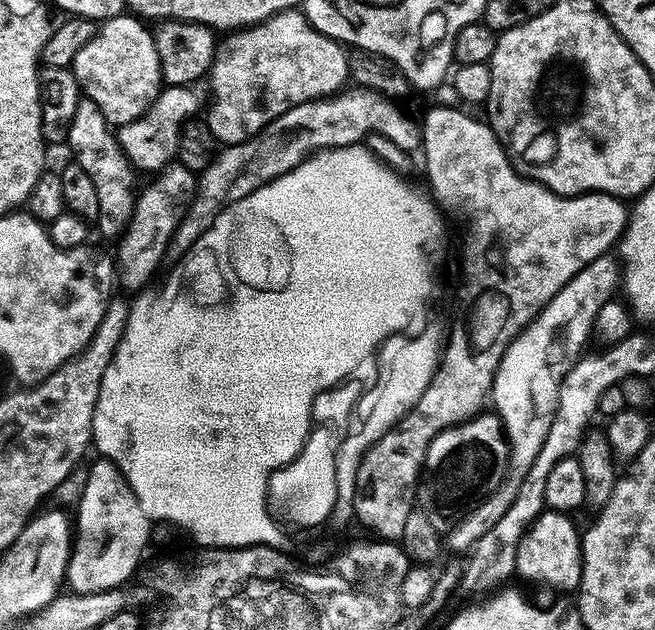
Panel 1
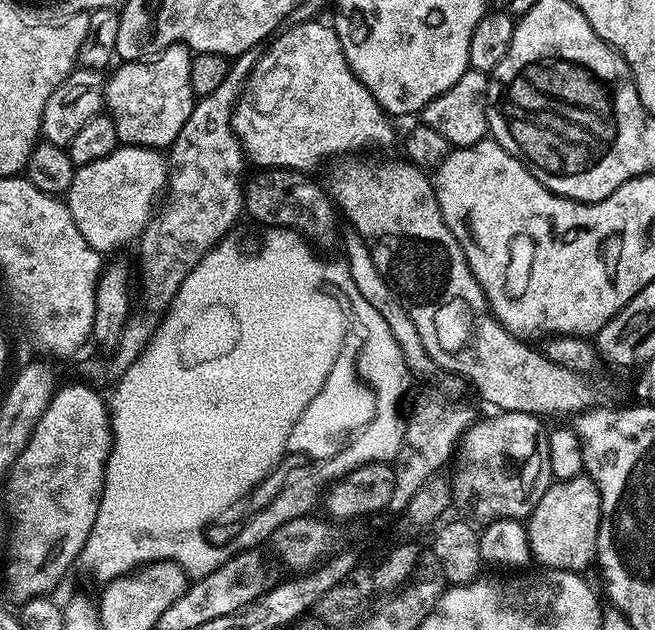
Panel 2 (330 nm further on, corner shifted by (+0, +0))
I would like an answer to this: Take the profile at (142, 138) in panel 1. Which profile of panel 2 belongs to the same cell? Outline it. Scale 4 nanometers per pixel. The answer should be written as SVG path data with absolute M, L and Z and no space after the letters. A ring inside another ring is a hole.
M313 18L296 22L293 28L285 27L263 49L265 52L259 53L232 110L232 131L240 139L245 157L251 163L253 160L257 169L293 168L308 172L326 156L358 148L370 140L388 140L392 136L393 121L380 107L374 94L370 94L370 90L366 90L364 83L353 74L335 27L328 25L327 28L318 21Z

